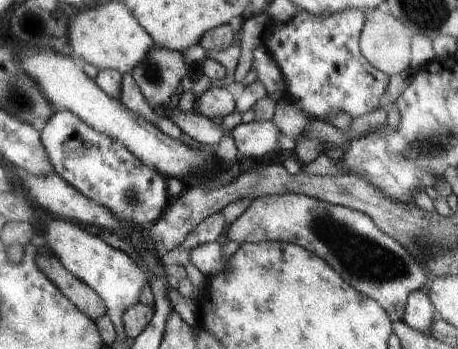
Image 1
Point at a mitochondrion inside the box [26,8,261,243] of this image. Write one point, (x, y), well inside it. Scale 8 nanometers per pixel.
(154, 74)

